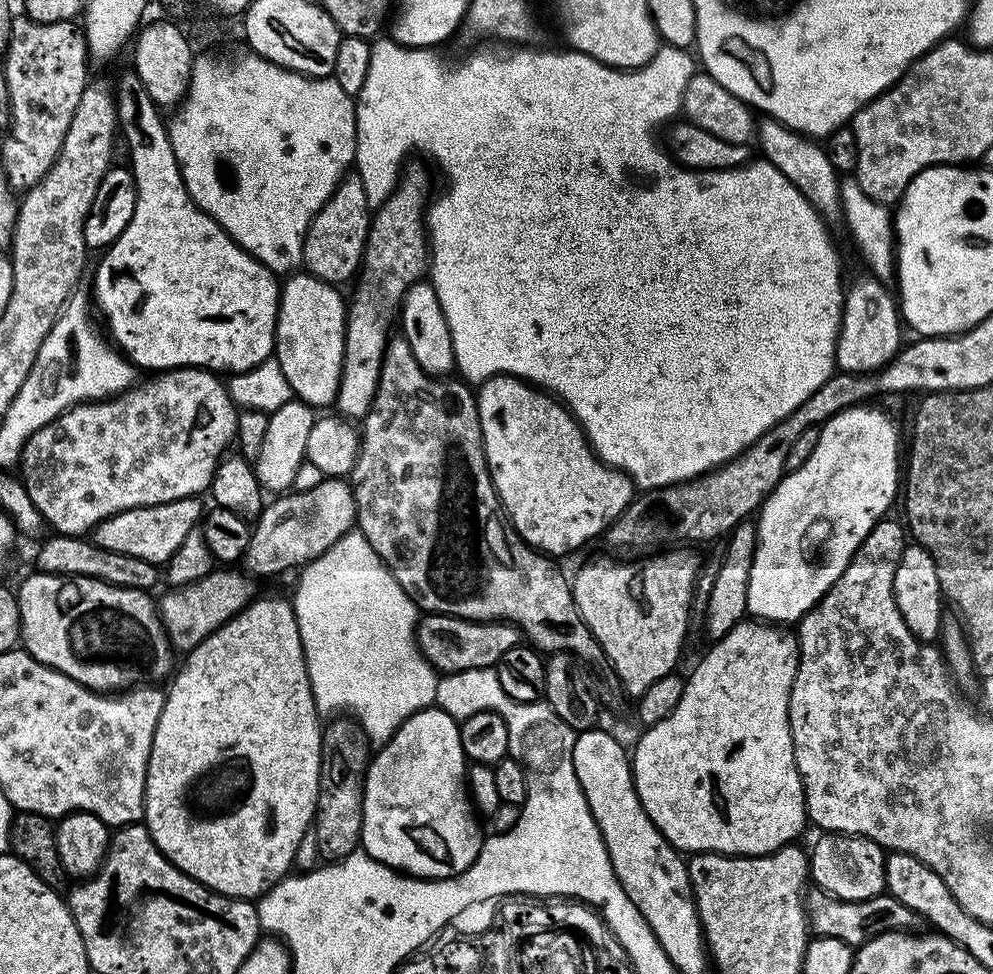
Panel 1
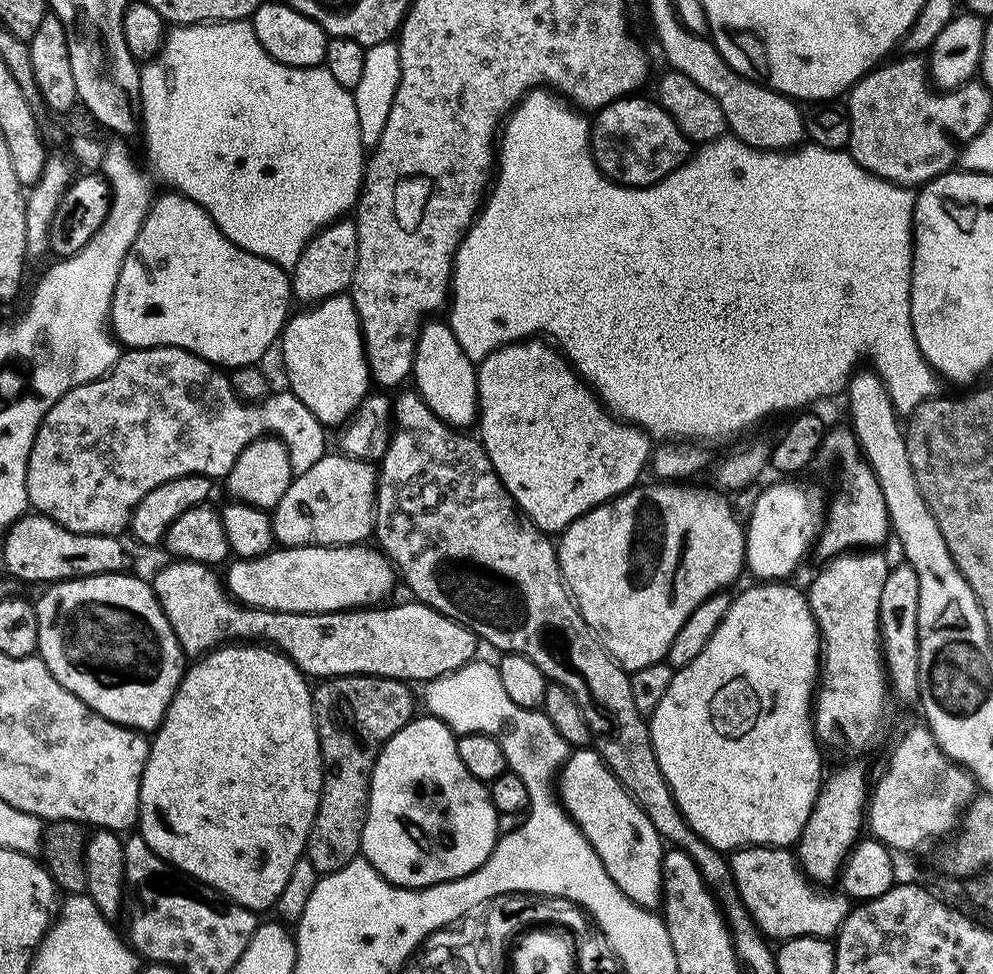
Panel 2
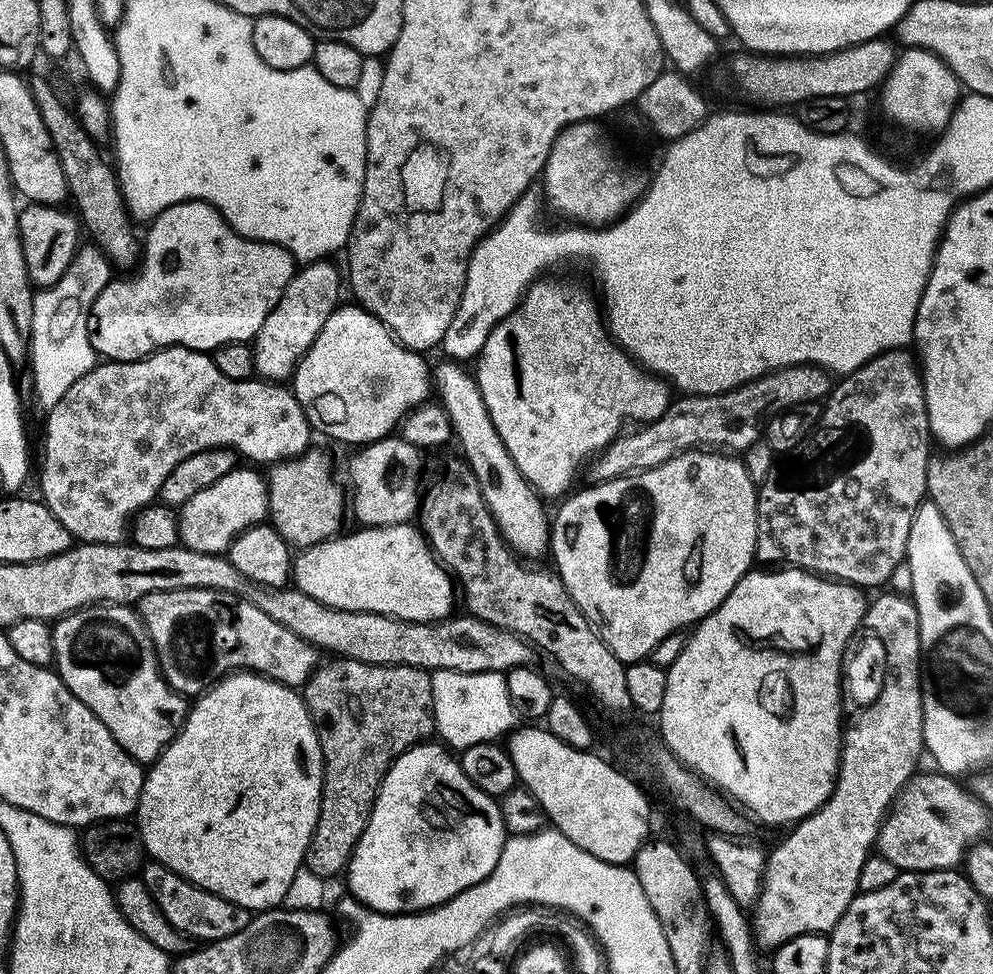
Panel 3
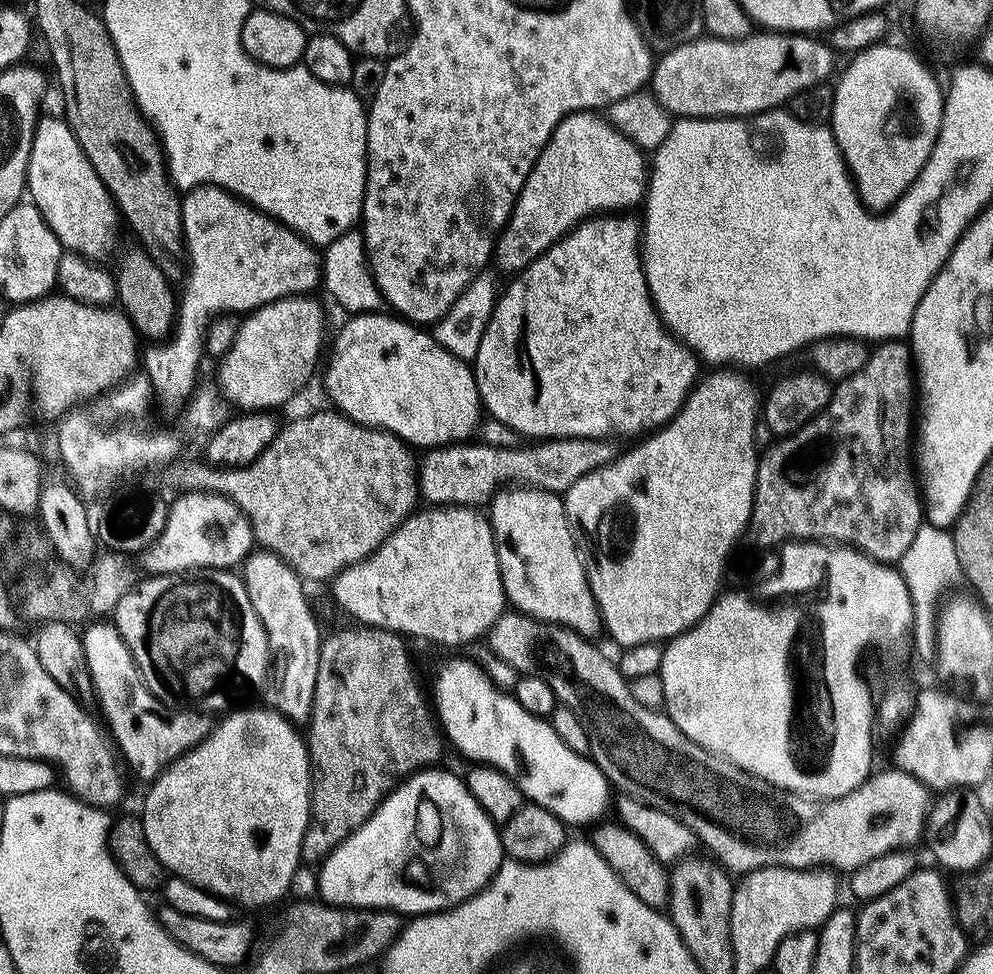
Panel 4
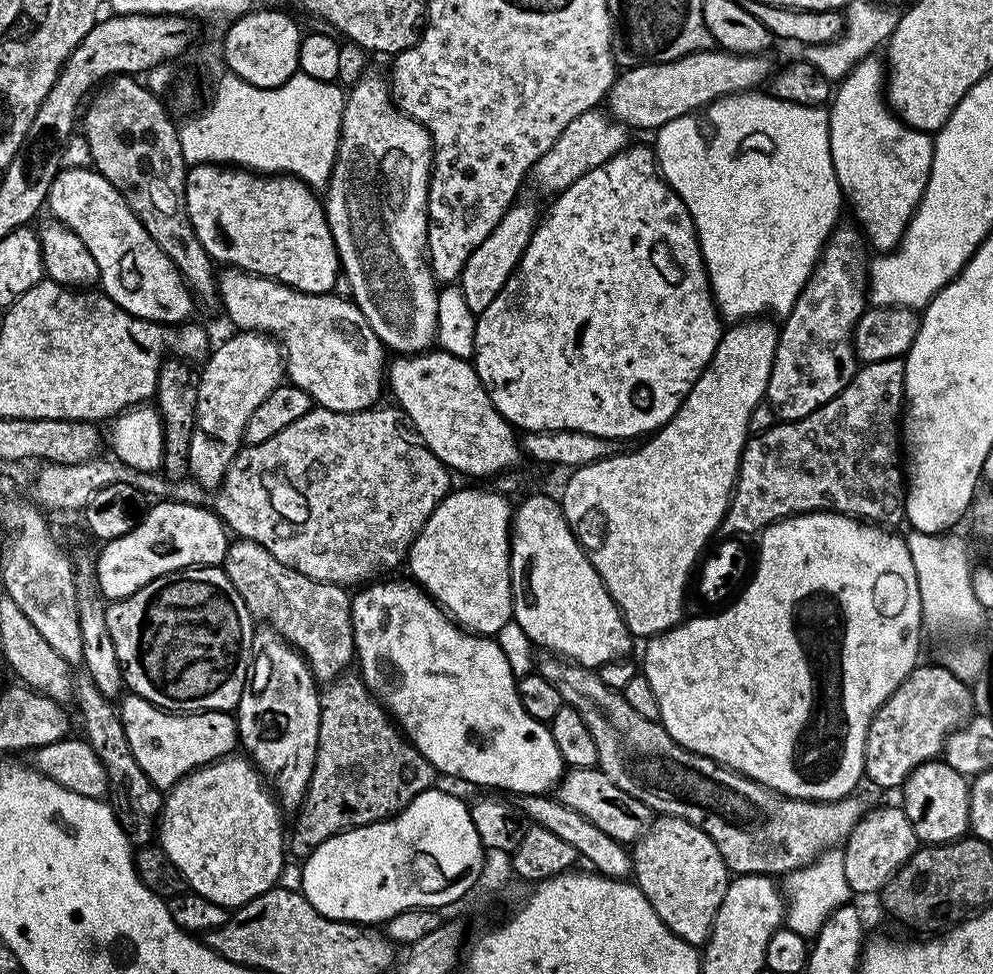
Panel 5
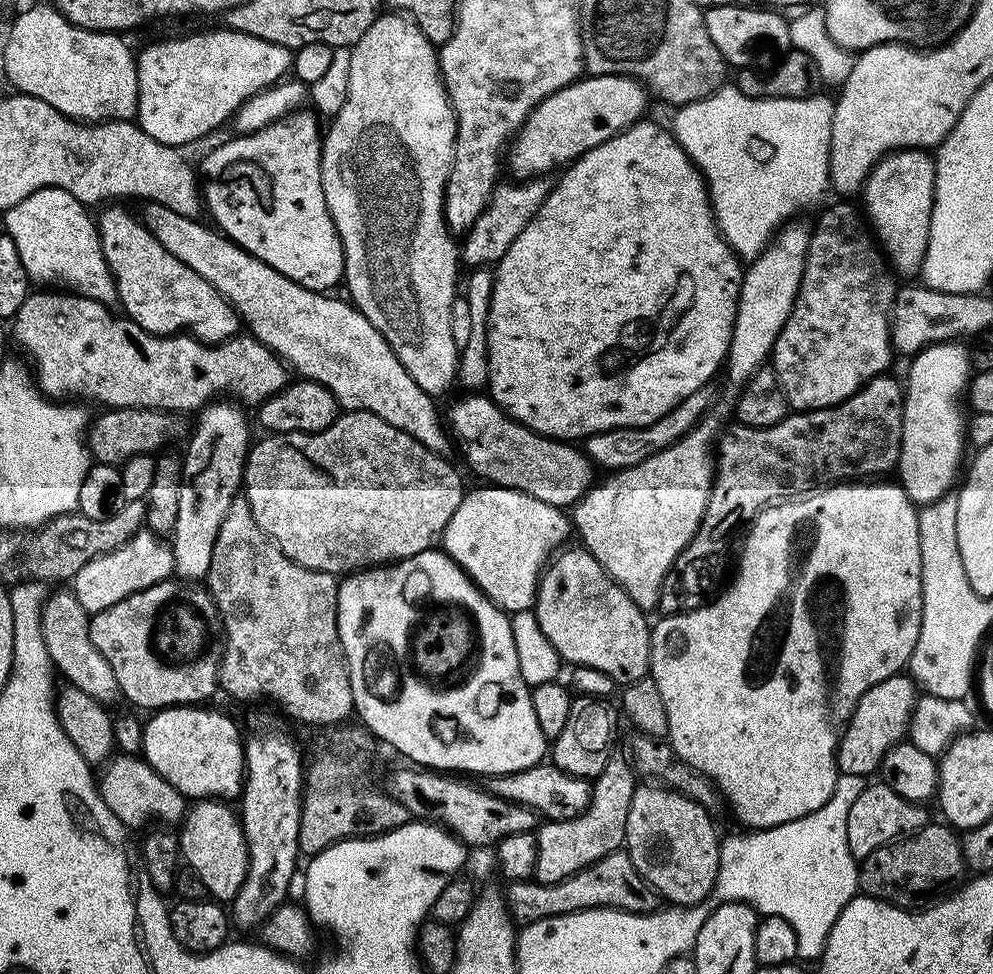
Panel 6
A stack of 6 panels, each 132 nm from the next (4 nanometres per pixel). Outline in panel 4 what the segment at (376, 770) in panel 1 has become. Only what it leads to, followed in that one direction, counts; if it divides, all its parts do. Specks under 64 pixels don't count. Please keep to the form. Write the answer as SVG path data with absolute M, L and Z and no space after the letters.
M425 770L415 772L407 780L401 780L396 788L376 808L376 813L358 829L338 845L319 865L318 875L320 877L319 899L325 904L347 906L349 908L383 908L399 912L401 914L427 914L439 912L446 908L455 908L464 900L470 900L481 888L489 884L489 880L498 871L499 866L506 860L504 847L500 841L500 830L495 822L486 814L486 810L476 801L474 794L470 794L468 785L464 783L459 775L452 772L436 772L440 770Z

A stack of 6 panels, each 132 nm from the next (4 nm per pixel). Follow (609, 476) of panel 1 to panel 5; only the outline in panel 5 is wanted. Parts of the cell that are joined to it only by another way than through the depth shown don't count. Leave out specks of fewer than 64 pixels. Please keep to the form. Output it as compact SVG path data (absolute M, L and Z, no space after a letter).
M651 147L625 148L610 158L610 162L582 174L582 178L578 178L553 200L556 201L552 209L543 213L517 268L509 275L509 280L502 286L494 302L486 307L484 313L477 315L472 351L476 373L490 394L490 402L494 402L513 428L525 433L581 431L617 442L624 442L631 436L647 437L664 425L676 413L678 406L682 406L686 394L690 394L694 382L698 382L702 370L706 370L710 358L714 358L714 350L718 350L722 335L722 317L716 306L716 298L712 295L712 284L708 281L692 215L690 210L686 210L686 202L678 198L678 194L660 175L656 154Z

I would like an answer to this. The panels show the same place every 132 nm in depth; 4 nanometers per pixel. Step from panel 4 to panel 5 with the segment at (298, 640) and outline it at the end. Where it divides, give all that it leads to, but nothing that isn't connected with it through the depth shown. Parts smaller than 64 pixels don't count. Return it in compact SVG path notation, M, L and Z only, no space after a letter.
M264 626L261 629L261 632L259 629L252 638L252 646L255 649L252 666L248 670L248 681L234 713L236 735L239 747L245 748L243 751L247 759L256 765L256 771L270 785L270 791L276 797L281 809L296 810L304 801L304 795L310 786L310 778L314 774L314 762L318 750L321 689L303 656L292 645L286 643L280 633L275 632L271 626Z

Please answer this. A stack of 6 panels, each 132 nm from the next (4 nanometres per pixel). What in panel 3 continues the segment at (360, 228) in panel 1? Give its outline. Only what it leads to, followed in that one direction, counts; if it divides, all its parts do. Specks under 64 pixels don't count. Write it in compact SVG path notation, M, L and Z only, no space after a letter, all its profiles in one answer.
M325 258L305 263L286 285L261 328L256 331L252 353L257 377L273 382L287 381L310 350L314 338L318 338L322 326L326 326L326 318L336 311L341 303L342 272L330 261Z

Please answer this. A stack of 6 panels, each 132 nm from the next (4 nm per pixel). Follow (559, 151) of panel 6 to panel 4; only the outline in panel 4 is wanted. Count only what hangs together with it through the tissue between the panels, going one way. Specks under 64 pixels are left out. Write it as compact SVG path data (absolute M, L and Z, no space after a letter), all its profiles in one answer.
M756 30L752 35L742 38L741 40L713 40L711 38L697 38L678 45L677 48L667 49L664 56L655 61L652 78L650 81L650 91L656 97L656 101L663 106L673 117L676 118L751 118L759 116L762 112L780 110L785 107L792 99L799 94L814 87L815 84L825 83L832 72L832 59L834 53L823 39L817 38L812 34L801 34L799 32L778 32L775 30Z

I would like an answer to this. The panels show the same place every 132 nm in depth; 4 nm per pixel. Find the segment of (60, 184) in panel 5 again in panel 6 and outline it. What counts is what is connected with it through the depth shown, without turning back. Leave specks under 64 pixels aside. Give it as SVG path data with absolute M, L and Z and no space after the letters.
M106 209L98 216L98 229L102 252L117 286L118 304L124 307L121 308L123 315L142 326L142 330L153 332L156 336L187 334L204 344L223 344L241 331L242 321L228 299L218 294L218 290L214 290L214 286L210 286L202 274L194 274L186 262L178 262L178 258L174 258L174 254L170 254L170 250L166 250L158 238L154 238L152 231L137 217L135 220L126 209Z

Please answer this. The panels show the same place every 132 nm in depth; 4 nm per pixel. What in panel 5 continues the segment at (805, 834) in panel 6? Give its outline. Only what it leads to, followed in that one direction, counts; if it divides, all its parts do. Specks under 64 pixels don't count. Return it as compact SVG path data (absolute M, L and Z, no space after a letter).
M825 850L805 868L795 868L787 873L782 880L782 892L786 897L786 927L794 930L794 934L815 938L826 918L830 918L834 910L849 903L854 896L850 882L846 882L843 851Z

